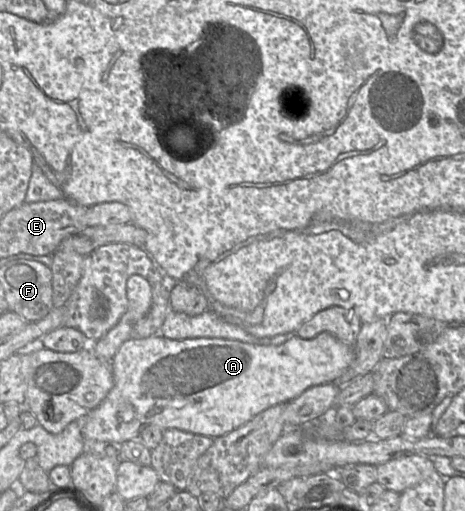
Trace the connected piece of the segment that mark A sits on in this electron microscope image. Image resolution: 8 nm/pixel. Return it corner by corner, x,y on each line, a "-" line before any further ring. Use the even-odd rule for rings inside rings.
322,332
319,335
315,336
313,339
302,339
296,334
293,334
288,341
278,346
258,345
244,343
239,340
229,340
221,338
188,338
184,340
173,340
165,338
160,334
143,339
129,338
119,347
115,356
111,360
114,378
114,385
112,389
109,391
104,400
85,418
83,418
81,432
88,444
111,443
120,445
121,443
128,440
140,439
142,430
150,425
158,426
163,430
176,428
185,432
208,436
214,439
239,428
240,426
250,421
257,414
270,407
287,403
295,399
304,391
313,386
335,383
338,378
344,373
344,371
349,367
353,360
353,356
353,347
342,343
328,332

